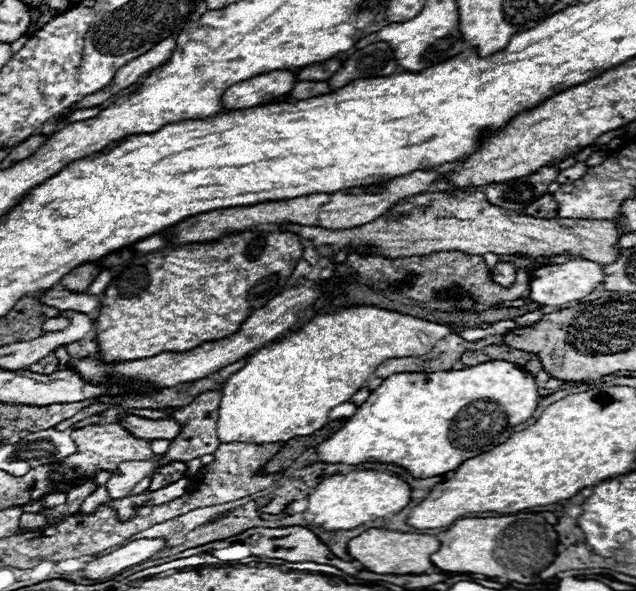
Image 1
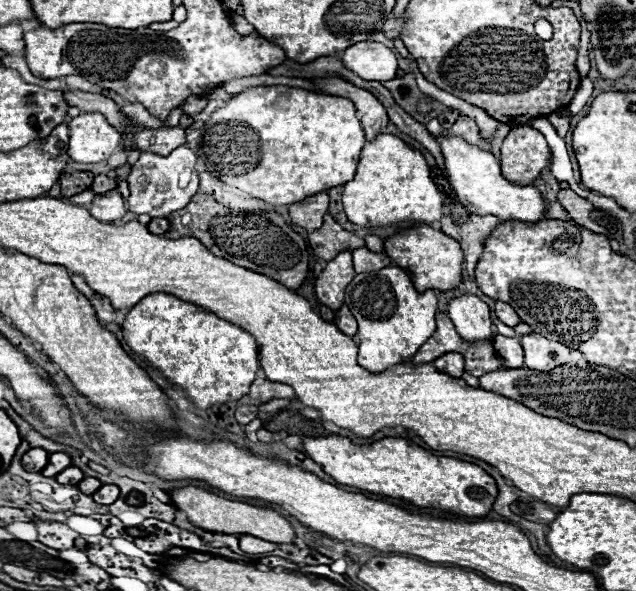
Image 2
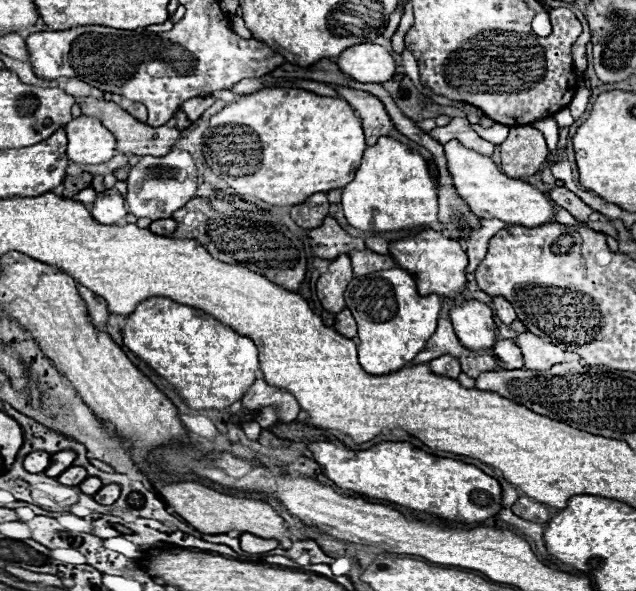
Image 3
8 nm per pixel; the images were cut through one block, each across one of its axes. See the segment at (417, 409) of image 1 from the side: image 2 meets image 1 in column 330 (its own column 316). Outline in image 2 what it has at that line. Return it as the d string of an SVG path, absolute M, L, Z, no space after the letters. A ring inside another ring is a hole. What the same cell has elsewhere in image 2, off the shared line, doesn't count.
M302 436L304 452L324 466L336 482L356 486L372 494L408 500L414 506L436 506L442 512L454 512L466 518L486 516L496 500L496 482L480 466L458 458L436 456L406 438L382 438L372 444L360 446L350 438L330 436Z

